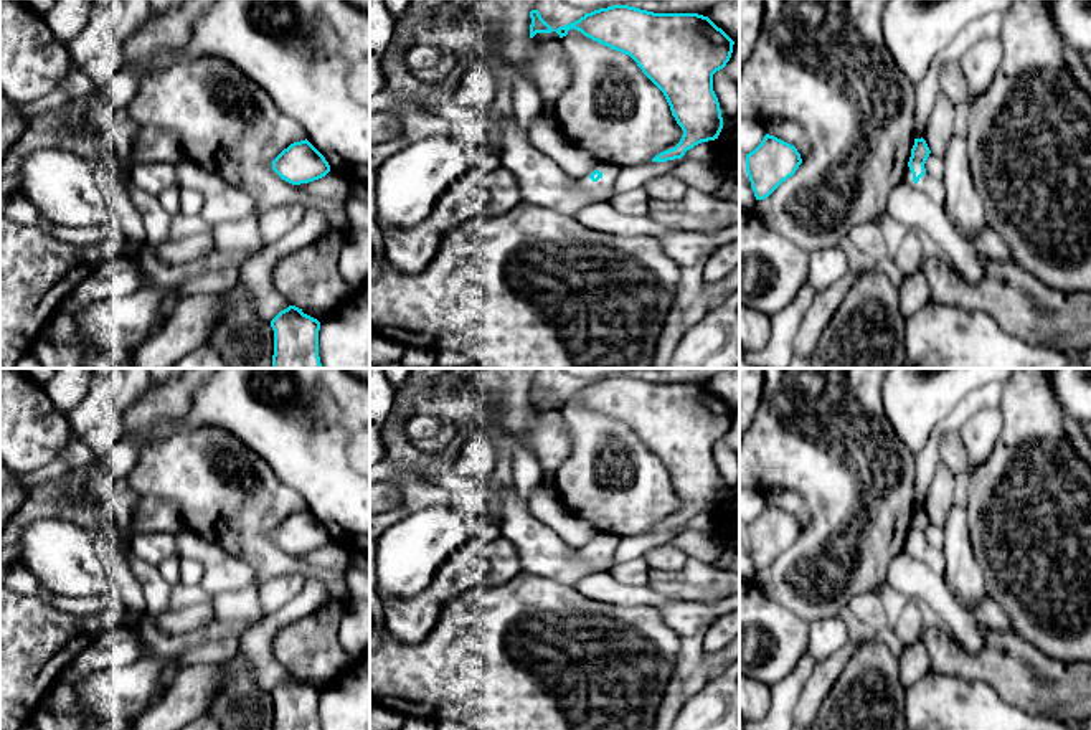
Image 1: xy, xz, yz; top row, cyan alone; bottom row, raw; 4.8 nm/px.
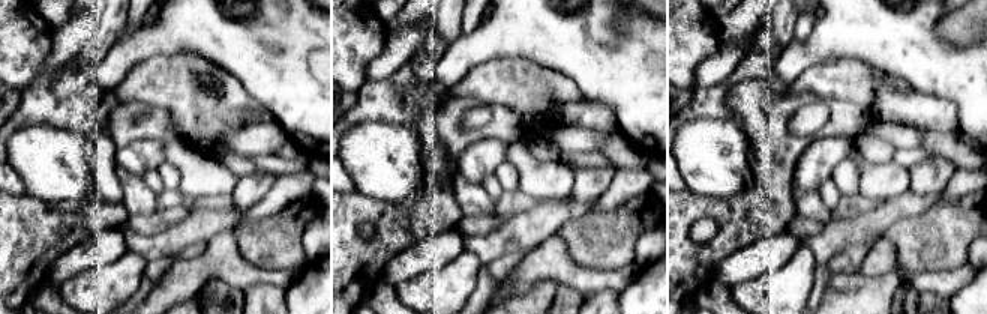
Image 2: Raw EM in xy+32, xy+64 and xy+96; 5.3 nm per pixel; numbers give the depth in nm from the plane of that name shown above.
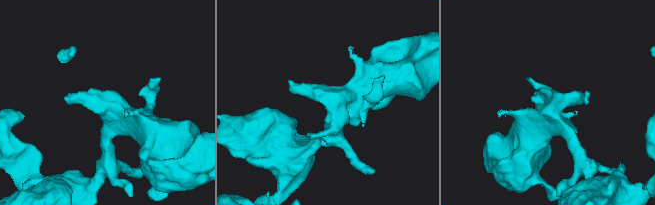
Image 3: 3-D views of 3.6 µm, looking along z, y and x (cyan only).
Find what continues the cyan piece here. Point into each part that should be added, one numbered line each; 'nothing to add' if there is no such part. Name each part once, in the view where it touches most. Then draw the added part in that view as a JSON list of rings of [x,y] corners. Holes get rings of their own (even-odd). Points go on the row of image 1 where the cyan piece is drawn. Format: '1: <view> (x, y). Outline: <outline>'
1: xz (609, 172). Outline: [[[602,164],[596,170],[602,173],[602,177],[597,182],[593,182],[589,175],[594,172],[591,170],[588,175],[581,178],[573,178],[569,177],[569,182],[573,188],[596,198],[599,201],[601,195],[607,195],[611,190],[612,183],[616,182],[619,168],[612,164]]]

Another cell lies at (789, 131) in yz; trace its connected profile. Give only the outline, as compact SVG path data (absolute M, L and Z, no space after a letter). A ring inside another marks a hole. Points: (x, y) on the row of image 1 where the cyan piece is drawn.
M774 119L764 124L764 130L769 135L774 135L797 149L801 159L804 160L810 152L810 142L802 129L796 121L789 119Z

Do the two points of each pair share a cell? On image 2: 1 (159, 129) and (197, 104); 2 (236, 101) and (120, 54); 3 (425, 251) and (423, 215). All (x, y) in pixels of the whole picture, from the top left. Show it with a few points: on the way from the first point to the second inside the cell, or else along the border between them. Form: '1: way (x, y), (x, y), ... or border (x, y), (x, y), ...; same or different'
1: border (150, 110), (162, 110), (170, 117), (179, 137); different
2: border (176, 53), (158, 53), (137, 62), (119, 83); different
3: border (455, 227), (420, 238), (395, 256); different

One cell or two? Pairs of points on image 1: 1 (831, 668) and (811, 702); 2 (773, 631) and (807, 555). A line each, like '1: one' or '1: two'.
1: one
2: two

